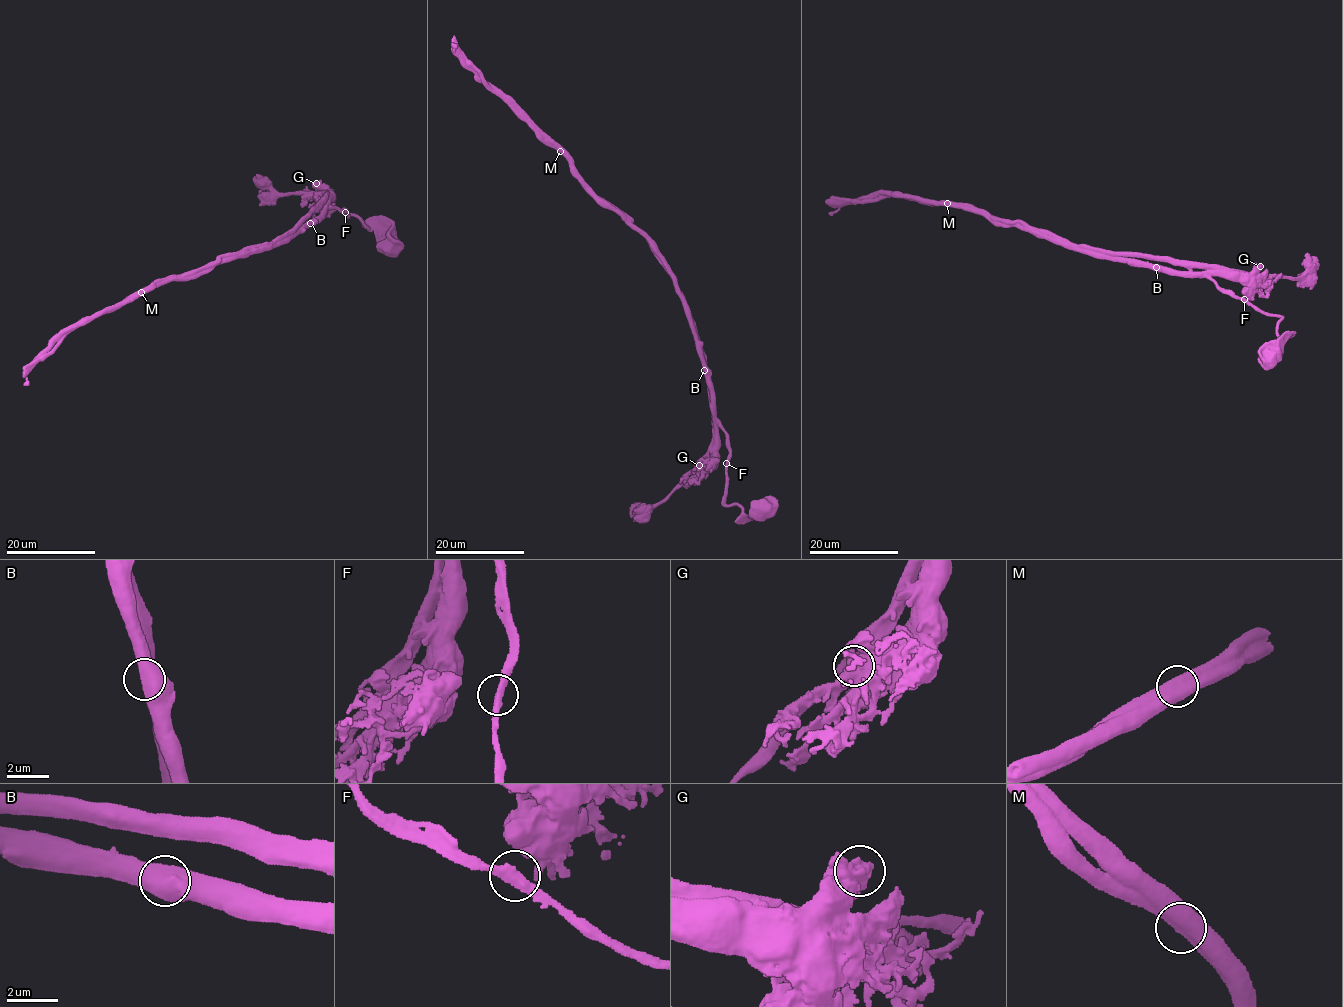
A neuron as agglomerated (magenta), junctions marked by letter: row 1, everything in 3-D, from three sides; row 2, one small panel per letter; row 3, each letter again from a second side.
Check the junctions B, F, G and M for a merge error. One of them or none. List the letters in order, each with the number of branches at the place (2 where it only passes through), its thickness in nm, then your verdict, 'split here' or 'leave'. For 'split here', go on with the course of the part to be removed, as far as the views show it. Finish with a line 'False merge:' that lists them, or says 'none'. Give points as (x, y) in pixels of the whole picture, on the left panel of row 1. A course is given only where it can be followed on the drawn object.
B: 1 branches meet; 800 nm thick; leave
F: 2 branches meet; 360 nm thick; leave
G: 1 branches meet; 850 nm thick; leave
M: 2 branches meet; 700 nm thick; split here; foreign part runs (140, 291), (268, 244), (317, 206), (322, 212), (343, 208), (400, 241)
False merge: M

